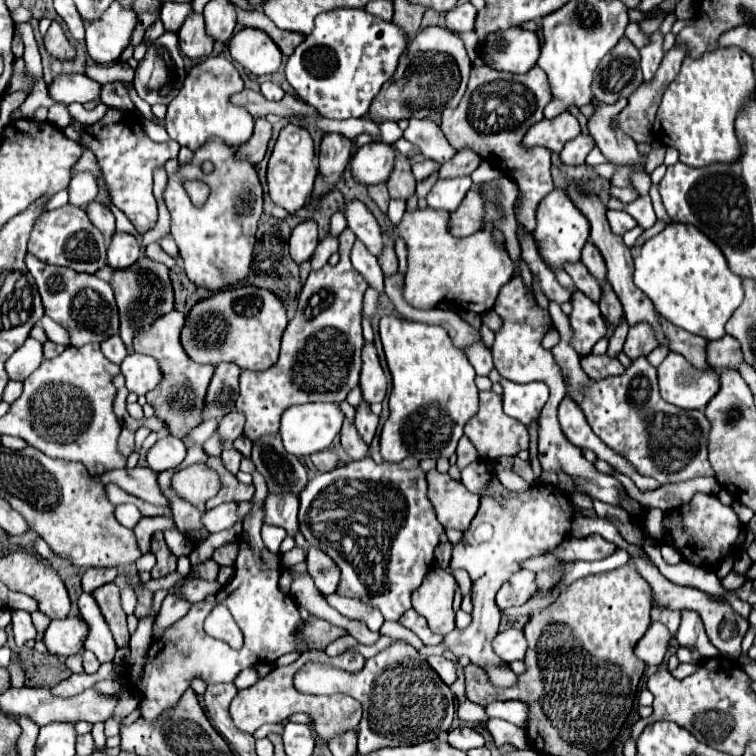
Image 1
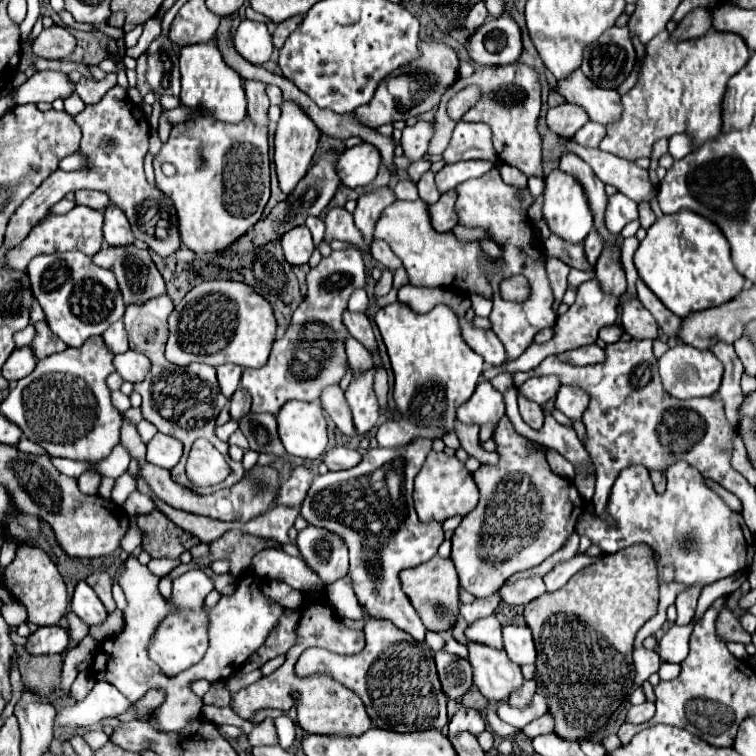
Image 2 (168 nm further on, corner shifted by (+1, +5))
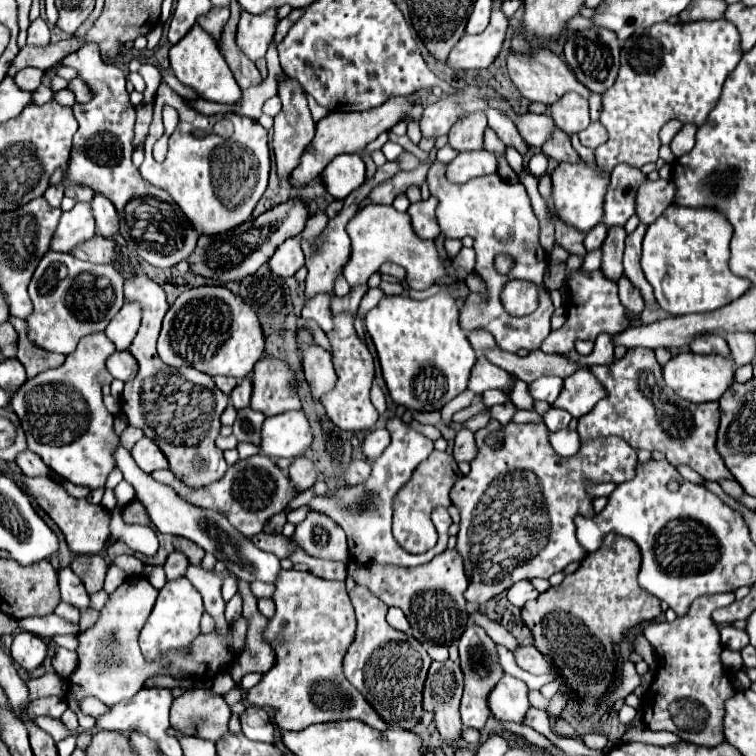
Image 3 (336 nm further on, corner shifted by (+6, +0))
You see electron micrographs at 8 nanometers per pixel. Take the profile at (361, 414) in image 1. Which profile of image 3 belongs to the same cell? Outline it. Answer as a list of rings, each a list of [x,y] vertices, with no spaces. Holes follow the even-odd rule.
[[[335,313],[331,317],[333,317],[335,327],[333,327],[333,331],[327,333],[327,337],[329,337],[331,351],[333,351],[331,355],[333,355],[333,367],[337,373],[337,383],[329,393],[325,393],[321,397],[321,403],[327,409],[329,419],[337,427],[351,431],[351,433],[367,431],[375,425],[375,421],[379,417],[377,409],[373,407],[373,403],[369,399],[369,389],[373,383],[373,357],[371,357],[367,345],[359,339],[359,335],[353,327],[355,317],[351,313]]]

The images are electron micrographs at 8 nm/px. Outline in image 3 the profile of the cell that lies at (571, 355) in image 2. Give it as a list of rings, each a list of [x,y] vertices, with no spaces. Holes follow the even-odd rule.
[[[495,347],[493,351],[485,351],[485,357],[493,365],[505,369],[507,373],[513,373],[517,379],[527,381],[527,383],[533,383],[535,379],[539,379],[543,375],[557,375],[557,377],[565,379],[579,369],[565,357],[547,355],[543,351],[533,351],[527,357],[519,357],[515,353],[505,353],[503,349]]]

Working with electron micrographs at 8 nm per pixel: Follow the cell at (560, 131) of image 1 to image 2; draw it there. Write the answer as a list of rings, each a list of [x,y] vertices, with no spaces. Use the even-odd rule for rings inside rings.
[[[562,104],[562,106],[550,108],[546,116],[548,128],[566,140],[570,140],[588,120],[590,118],[586,116],[586,112],[576,104]]]

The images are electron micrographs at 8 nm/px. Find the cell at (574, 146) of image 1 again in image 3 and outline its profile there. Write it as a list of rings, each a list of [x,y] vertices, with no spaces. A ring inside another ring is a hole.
[[[591,123],[585,131],[579,133],[579,139],[585,147],[597,149],[599,145],[603,145],[607,141],[607,129],[601,123]]]

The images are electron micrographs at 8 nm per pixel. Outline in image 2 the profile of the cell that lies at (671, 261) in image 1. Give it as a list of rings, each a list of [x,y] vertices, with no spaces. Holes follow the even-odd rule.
[[[678,212],[678,216],[656,220],[640,242],[634,254],[634,264],[640,280],[680,318],[734,300],[746,284],[744,276],[732,266],[726,238],[714,224],[702,216],[694,216],[694,212]]]

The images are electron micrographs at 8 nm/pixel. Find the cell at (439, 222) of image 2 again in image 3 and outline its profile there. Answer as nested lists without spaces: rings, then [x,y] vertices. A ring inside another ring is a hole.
[[[429,197],[427,201],[411,203],[411,207],[407,209],[413,231],[417,233],[419,239],[435,239],[441,233],[437,219],[435,219],[435,207],[437,207],[437,199]]]

